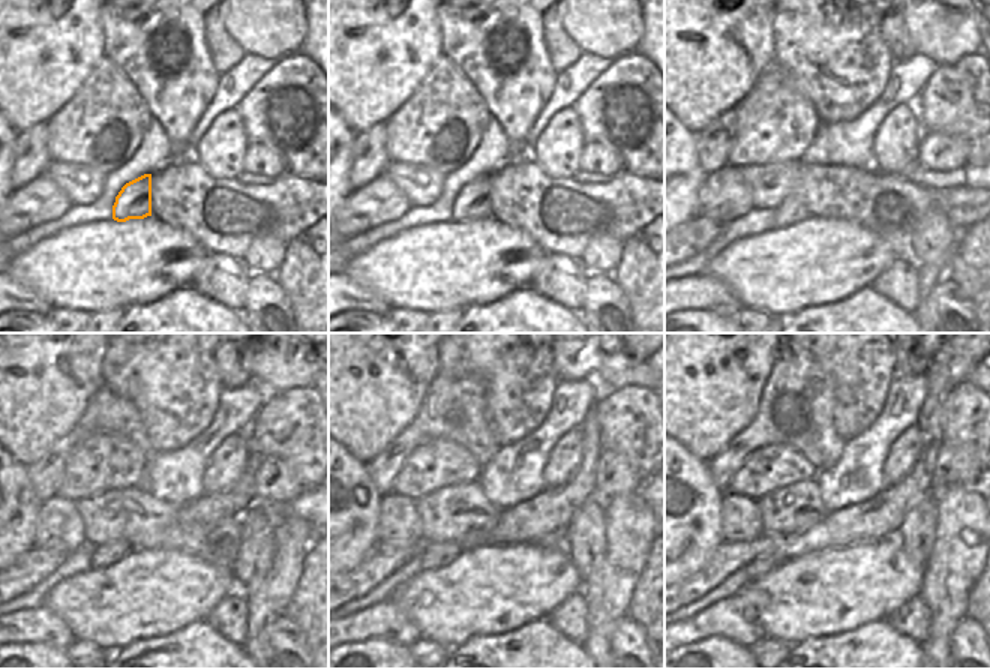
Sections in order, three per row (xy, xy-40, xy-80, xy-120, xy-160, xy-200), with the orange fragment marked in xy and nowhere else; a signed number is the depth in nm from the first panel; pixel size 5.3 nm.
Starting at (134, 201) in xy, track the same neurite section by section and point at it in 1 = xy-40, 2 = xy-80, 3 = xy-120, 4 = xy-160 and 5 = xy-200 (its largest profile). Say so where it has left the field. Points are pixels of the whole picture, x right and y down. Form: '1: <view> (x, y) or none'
1: xy-40 (471, 201)
2: xy-80 (789, 212)
3: xy-120 (104, 555)
4: xy-160 (435, 555)
5: xy-200 (759, 567)

